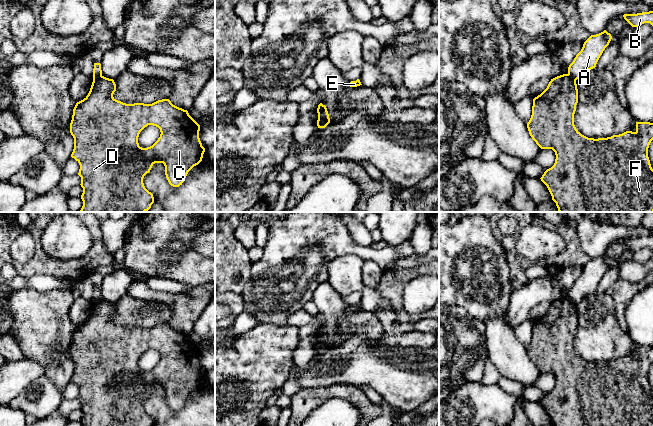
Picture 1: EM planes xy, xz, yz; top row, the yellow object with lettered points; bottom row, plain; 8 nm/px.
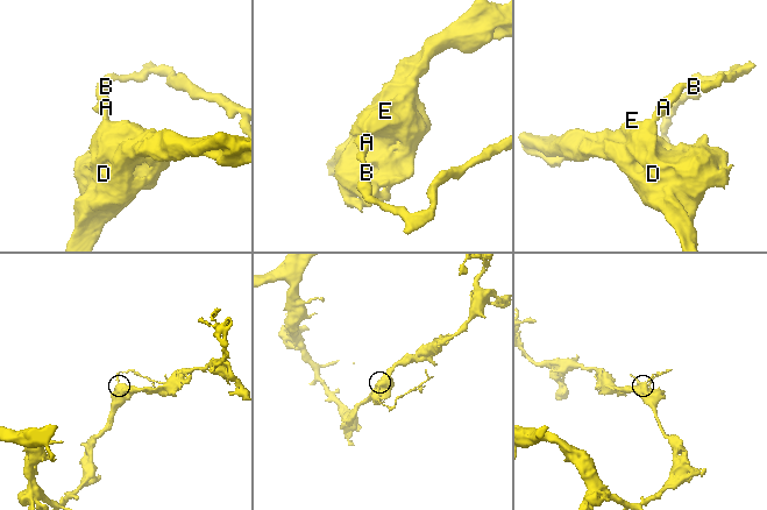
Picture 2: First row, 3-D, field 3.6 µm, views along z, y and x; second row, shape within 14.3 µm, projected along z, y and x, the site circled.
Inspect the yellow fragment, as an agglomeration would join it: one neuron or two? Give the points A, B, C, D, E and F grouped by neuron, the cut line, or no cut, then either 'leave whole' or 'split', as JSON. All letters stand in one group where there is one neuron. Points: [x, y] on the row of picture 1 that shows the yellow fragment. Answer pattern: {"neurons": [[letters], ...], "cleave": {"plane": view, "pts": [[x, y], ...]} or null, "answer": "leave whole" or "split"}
{"neurons": [["A", "B"], ["C", "D", "E", "F"]], "cleave": {"plane": "xz", "pts": [[318, 118], [328, 123]]}, "answer": "split"}

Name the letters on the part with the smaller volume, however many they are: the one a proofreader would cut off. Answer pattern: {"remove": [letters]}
{"remove": ["A", "B"]}

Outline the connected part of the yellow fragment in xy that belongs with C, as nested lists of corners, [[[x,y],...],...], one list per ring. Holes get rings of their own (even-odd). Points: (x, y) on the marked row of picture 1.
[[[104,76],[93,79],[88,95],[77,102],[70,123],[70,133],[74,138],[71,157],[80,165],[78,175],[81,177],[83,206],[79,212],[146,212],[154,203],[154,197],[143,183],[144,176],[150,172],[155,163],[163,163],[169,184],[179,187],[188,172],[198,165],[203,158],[205,148],[199,138],[200,125],[189,115],[187,110],[179,108],[169,99],[158,100],[152,104],[126,104],[113,97],[116,84],[113,79]],[[148,125],[160,129],[160,137],[150,147],[139,146],[140,132]]]

